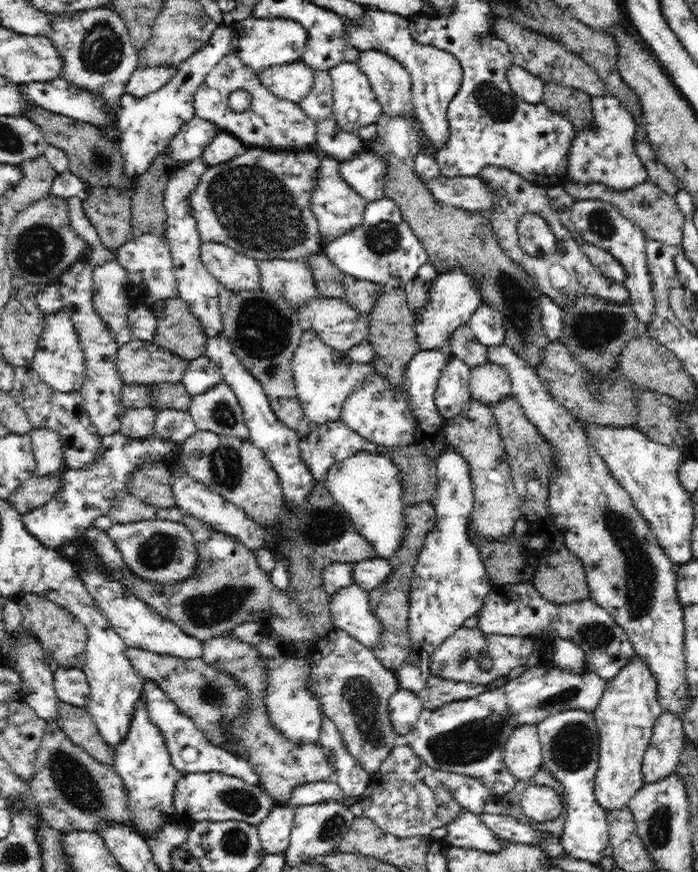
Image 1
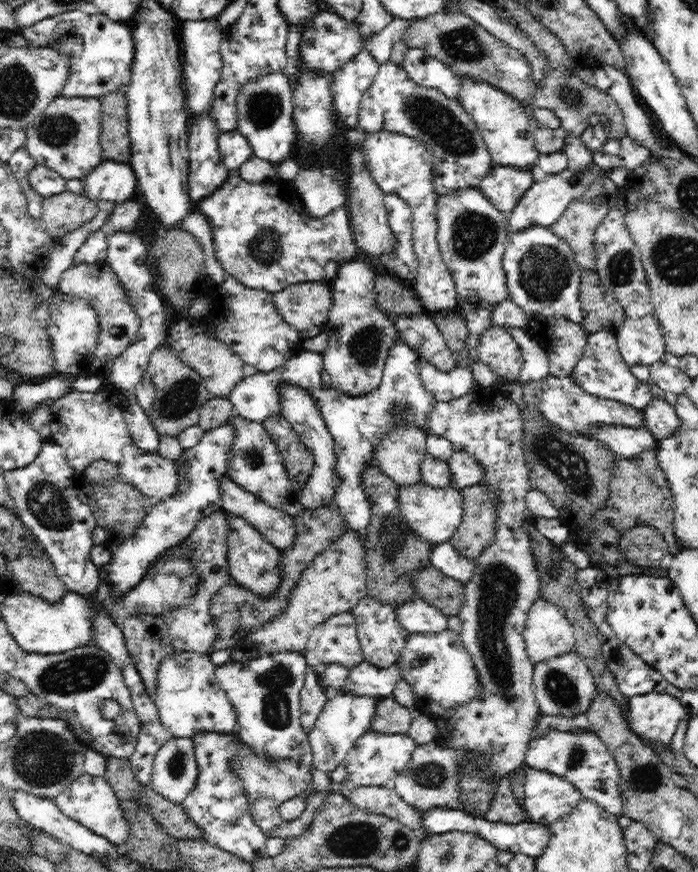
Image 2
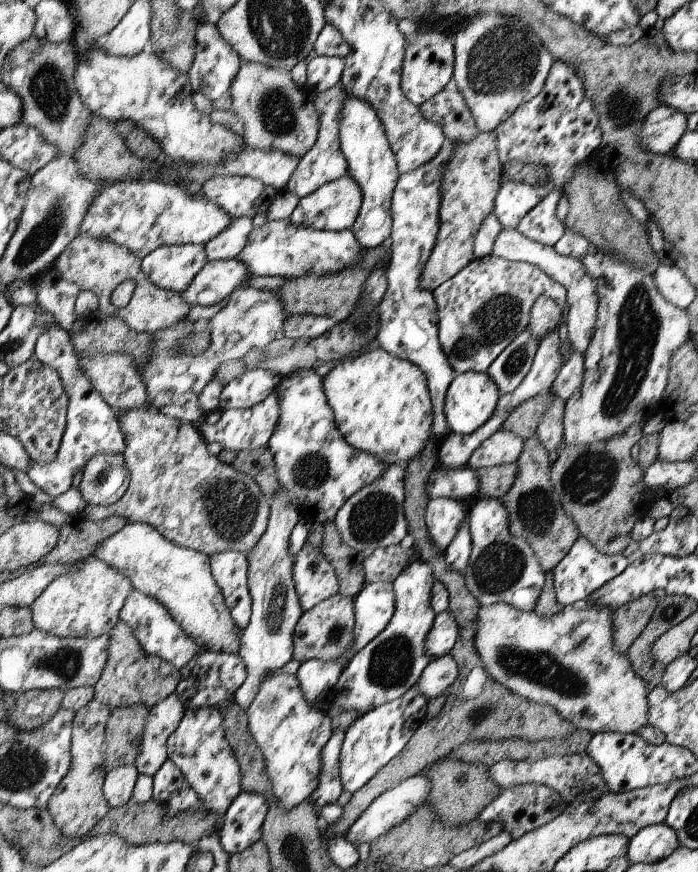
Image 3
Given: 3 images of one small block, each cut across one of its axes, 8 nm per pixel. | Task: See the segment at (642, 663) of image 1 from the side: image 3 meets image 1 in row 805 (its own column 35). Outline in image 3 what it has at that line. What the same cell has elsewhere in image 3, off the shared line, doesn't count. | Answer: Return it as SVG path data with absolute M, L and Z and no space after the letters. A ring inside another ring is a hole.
M86 557L78 570L72 570L66 575L59 576L46 587L46 590L34 600L34 604L29 607L33 609L34 625L38 630L48 632L54 636L62 638L91 638L97 639L99 636L109 634L114 626L118 624L119 613L124 606L125 600L133 589L133 582L116 568L112 568L100 558Z

